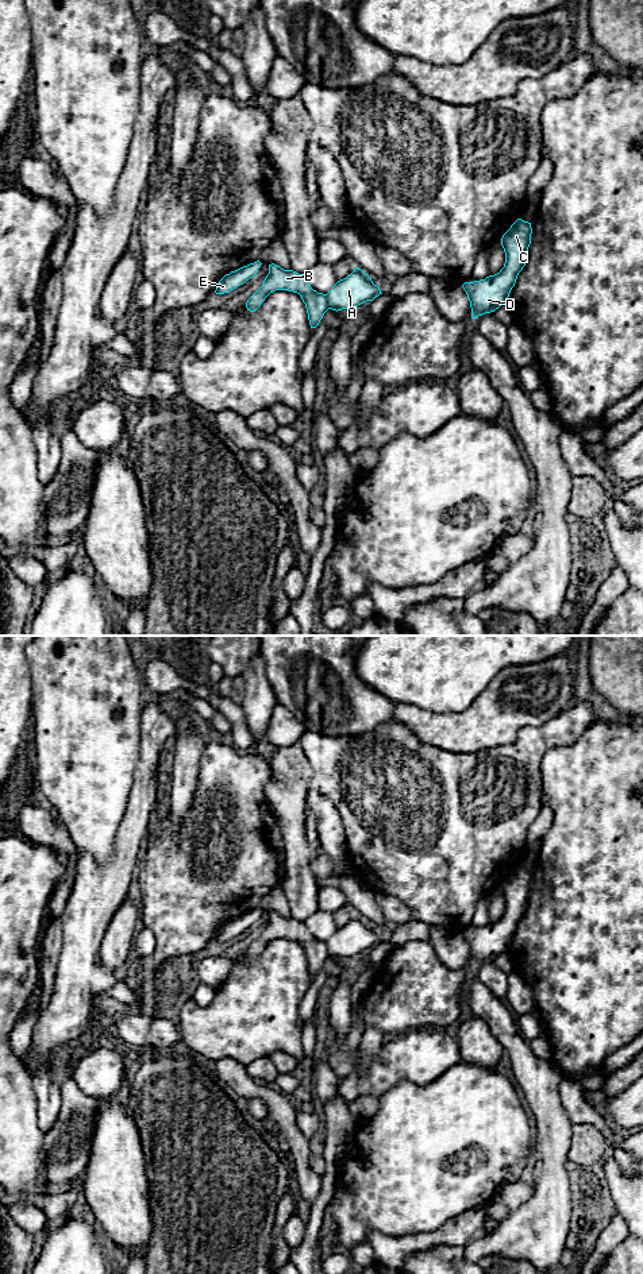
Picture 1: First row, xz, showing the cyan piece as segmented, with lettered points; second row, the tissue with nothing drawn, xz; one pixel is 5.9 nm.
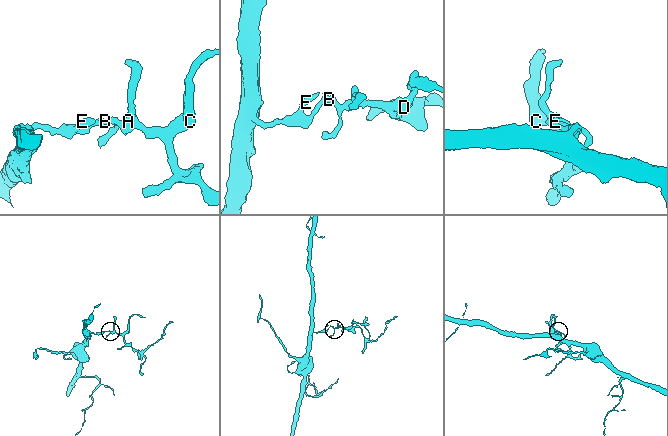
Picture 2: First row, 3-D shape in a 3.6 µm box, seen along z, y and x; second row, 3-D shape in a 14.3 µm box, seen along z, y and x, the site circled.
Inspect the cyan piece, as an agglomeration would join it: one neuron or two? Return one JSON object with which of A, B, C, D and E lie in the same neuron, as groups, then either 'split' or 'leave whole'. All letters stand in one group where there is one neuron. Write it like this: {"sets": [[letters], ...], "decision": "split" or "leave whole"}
{"sets": [["A", "C", "D"], ["B", "E"]], "decision": "split"}

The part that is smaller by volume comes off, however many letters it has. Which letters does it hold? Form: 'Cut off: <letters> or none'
Cut off: A, C, D

